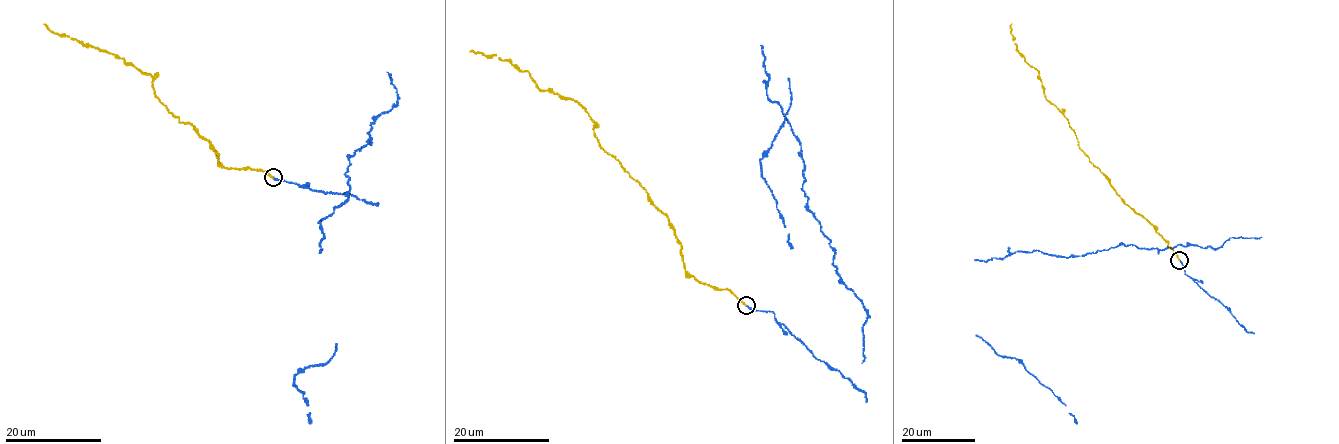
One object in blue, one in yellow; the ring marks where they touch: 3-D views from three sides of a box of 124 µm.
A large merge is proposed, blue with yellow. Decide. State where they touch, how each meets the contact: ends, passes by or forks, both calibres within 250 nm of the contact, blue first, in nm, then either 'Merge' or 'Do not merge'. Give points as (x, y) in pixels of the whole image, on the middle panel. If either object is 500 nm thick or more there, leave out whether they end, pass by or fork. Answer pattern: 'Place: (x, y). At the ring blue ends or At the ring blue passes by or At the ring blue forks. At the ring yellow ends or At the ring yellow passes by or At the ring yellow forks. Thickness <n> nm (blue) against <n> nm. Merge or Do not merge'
Place: (746, 305). At the ring blue ends. At the ring yellow ends. Thickness 190 nm (blue) against 180 nm. Merge

